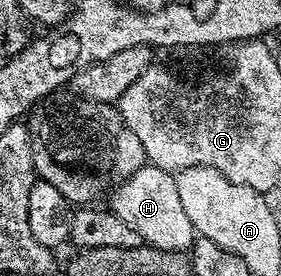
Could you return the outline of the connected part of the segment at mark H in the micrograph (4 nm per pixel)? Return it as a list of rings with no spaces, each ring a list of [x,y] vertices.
[[[145,165],[133,176],[119,183],[110,191],[109,208],[117,214],[129,228],[137,231],[137,236],[148,246],[156,246],[162,250],[190,251],[197,235],[193,224],[181,204],[181,195],[177,192],[175,174],[153,165]]]

